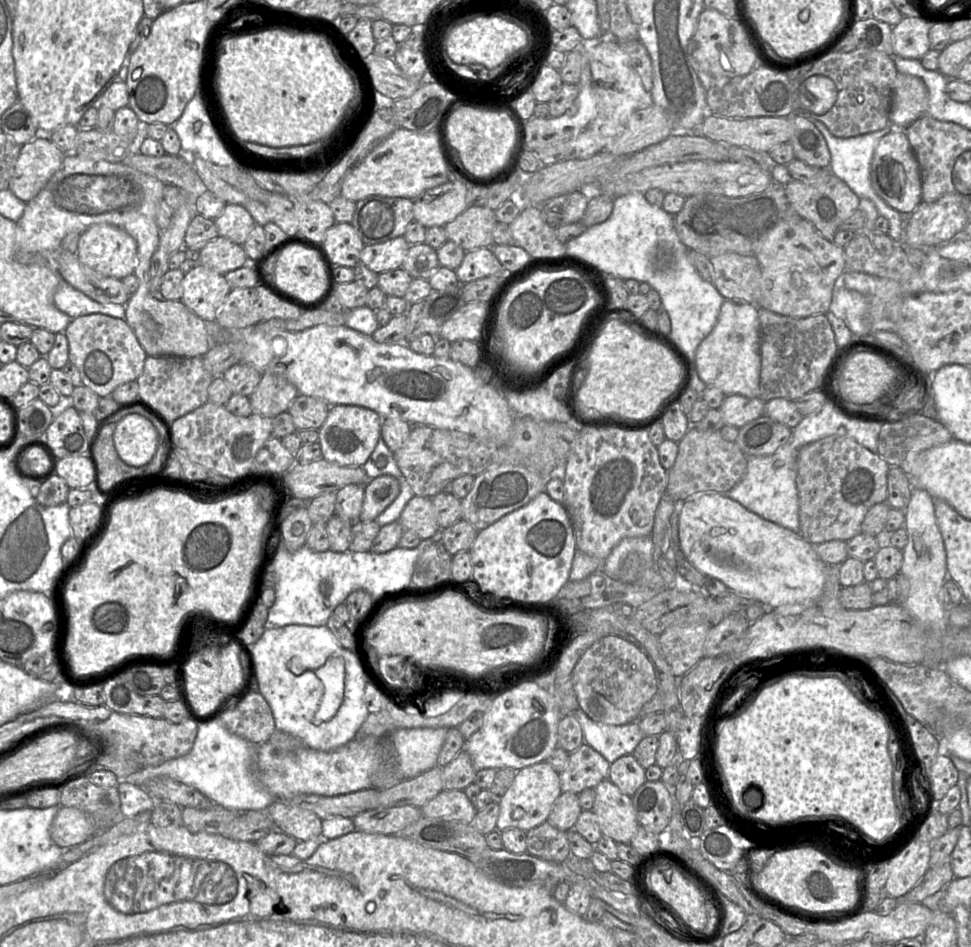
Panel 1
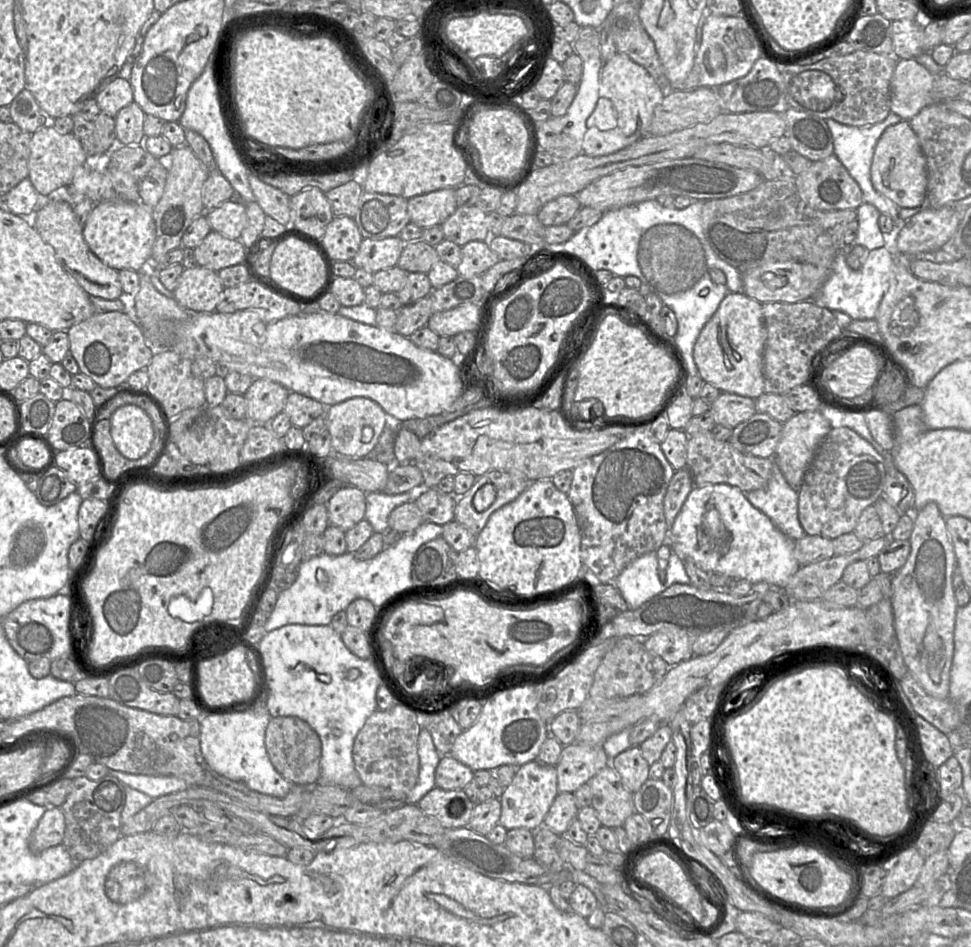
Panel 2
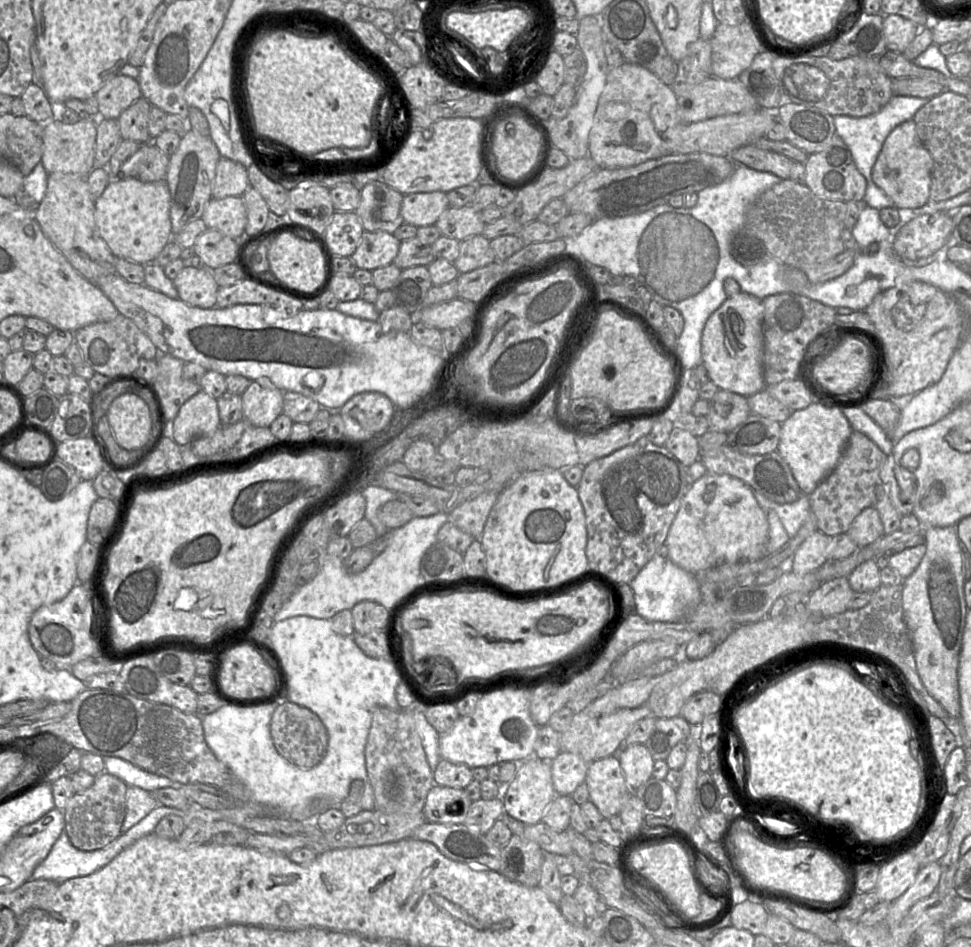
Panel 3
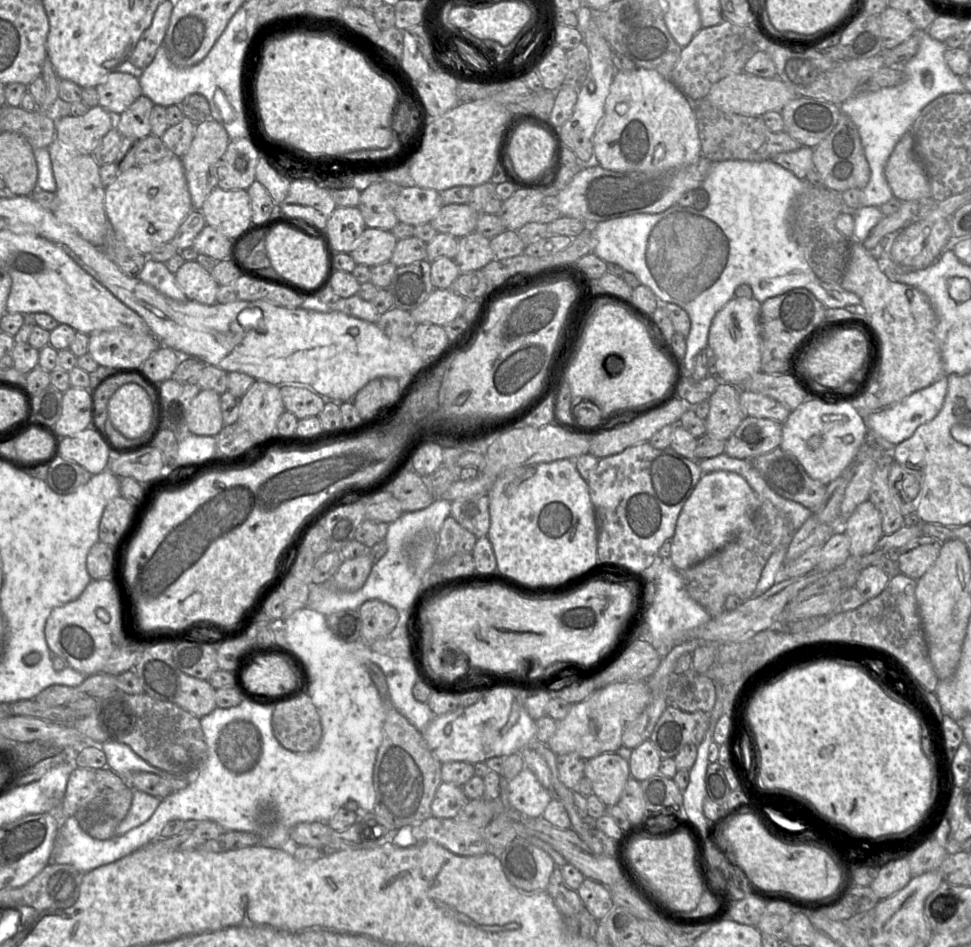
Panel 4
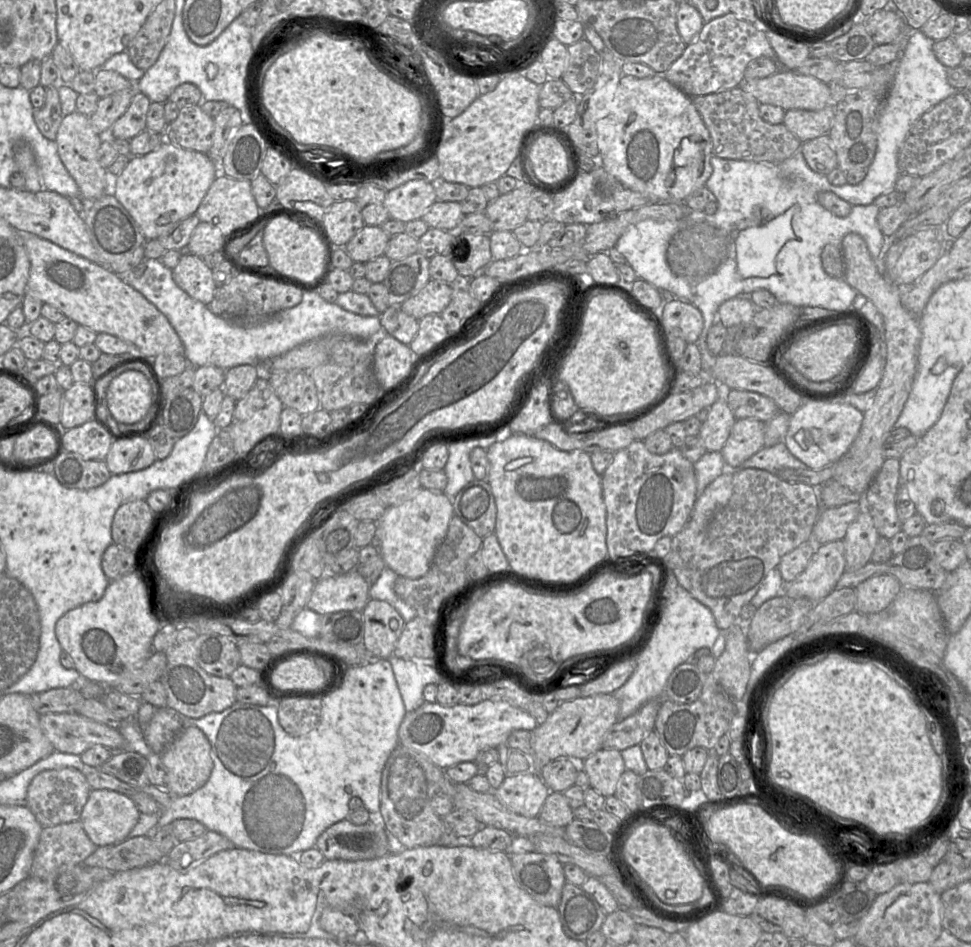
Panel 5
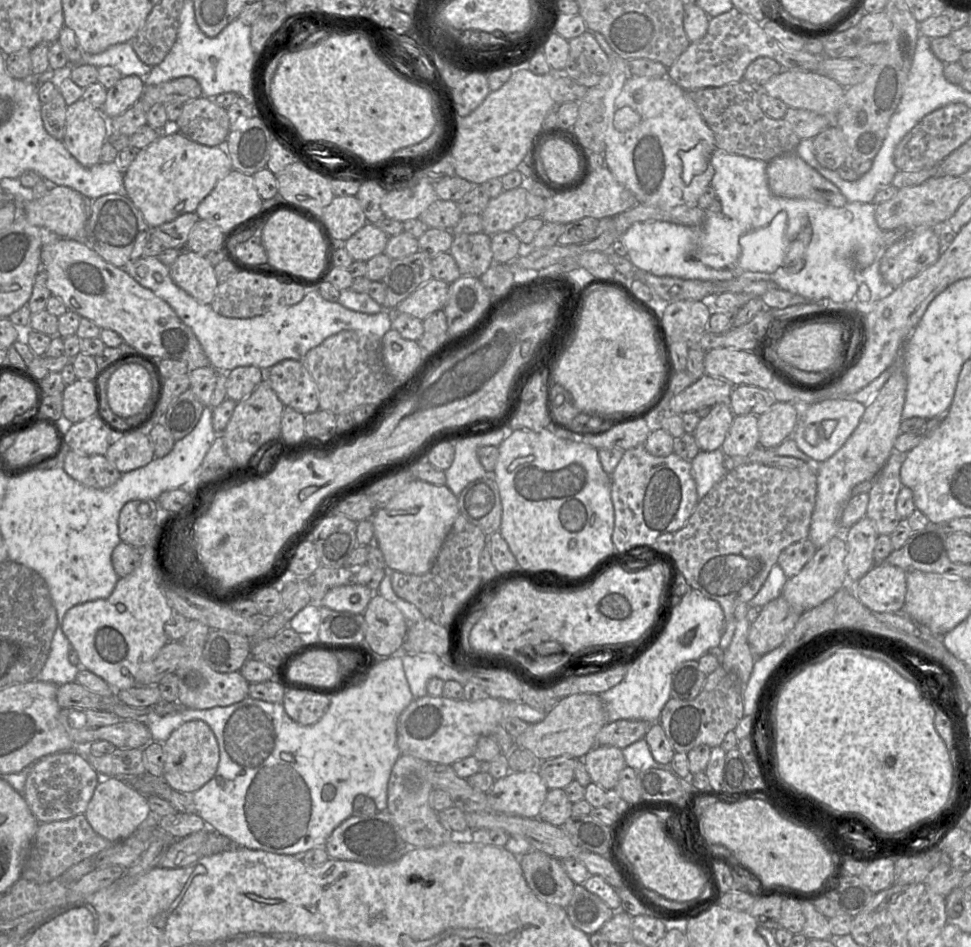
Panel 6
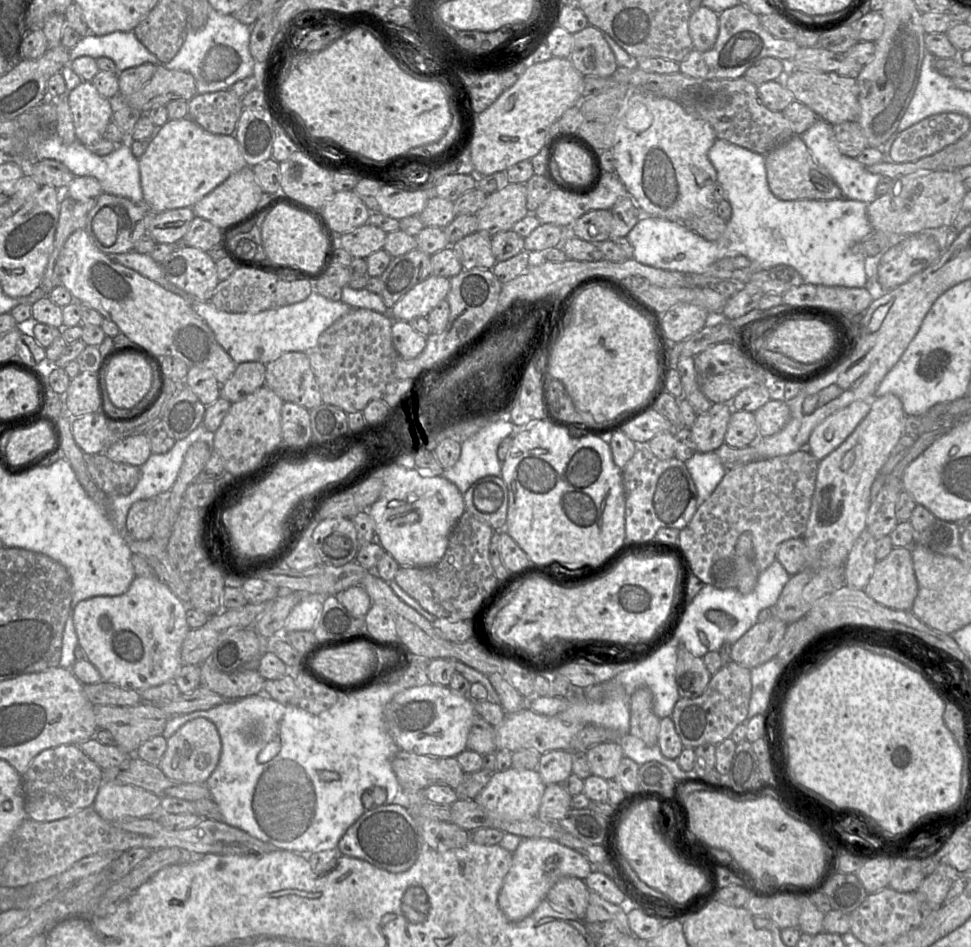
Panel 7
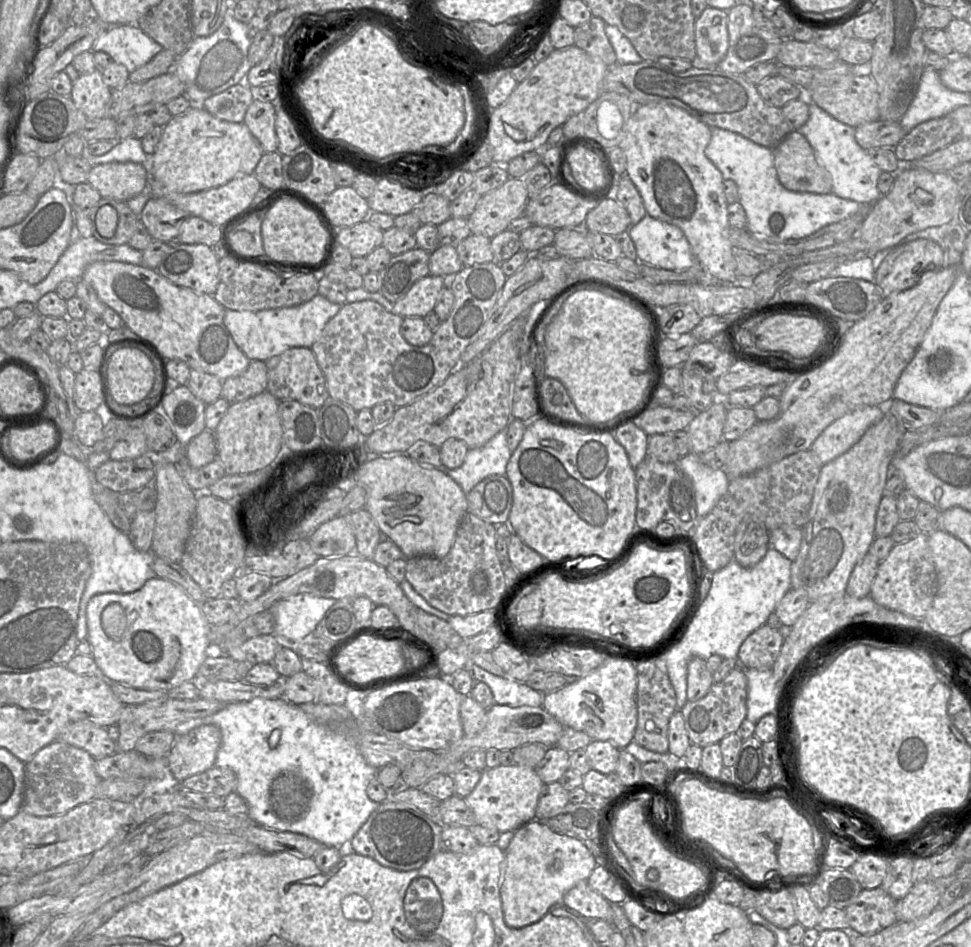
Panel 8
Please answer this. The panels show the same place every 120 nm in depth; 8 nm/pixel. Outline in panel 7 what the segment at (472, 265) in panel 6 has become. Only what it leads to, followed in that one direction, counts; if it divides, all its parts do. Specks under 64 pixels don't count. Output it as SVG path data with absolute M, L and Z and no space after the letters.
M476 231L449 246L452 247L464 270L492 269L496 259L491 250L491 237L488 233Z

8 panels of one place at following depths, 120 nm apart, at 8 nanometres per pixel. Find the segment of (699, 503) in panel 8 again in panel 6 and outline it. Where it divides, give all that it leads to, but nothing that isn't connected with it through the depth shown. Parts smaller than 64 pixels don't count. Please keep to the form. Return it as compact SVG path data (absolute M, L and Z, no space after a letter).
M721 449L711 452L700 450L690 463L698 499L705 497L728 472L727 459Z

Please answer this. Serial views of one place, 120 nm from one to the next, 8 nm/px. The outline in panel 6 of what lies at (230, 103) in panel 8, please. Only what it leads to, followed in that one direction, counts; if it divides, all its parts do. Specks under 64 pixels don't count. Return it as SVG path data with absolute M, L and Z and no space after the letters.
M201 96L183 105L181 115L170 130L176 130L188 139L204 146L223 146L231 130L227 110L216 105L210 98Z

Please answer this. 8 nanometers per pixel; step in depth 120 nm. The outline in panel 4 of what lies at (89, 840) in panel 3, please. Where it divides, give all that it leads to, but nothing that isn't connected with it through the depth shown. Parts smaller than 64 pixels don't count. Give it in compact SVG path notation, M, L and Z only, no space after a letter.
M132 787L99 790L75 815L81 829L94 839L112 838L129 811L132 796Z

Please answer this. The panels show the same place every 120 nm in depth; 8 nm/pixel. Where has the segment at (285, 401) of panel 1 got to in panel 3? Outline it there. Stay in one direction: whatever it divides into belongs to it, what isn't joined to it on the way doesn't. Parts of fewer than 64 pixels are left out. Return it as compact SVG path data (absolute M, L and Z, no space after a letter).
M253 381L241 395L243 419L256 427L269 428L283 413L284 392L270 383Z

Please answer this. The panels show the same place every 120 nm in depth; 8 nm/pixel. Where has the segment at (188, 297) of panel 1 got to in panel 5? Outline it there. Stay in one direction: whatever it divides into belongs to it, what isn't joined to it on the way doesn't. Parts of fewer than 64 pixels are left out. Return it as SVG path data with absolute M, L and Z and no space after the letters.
M182 255L172 270L176 284L192 298L208 305L216 291L212 269L197 255Z

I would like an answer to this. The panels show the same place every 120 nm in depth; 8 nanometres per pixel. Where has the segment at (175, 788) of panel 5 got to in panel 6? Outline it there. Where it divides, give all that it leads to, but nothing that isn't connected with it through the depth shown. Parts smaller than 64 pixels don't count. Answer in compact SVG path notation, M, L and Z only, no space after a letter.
M193 720L174 730L163 743L163 779L175 791L194 793L210 781L218 768L219 746L210 726L202 720Z

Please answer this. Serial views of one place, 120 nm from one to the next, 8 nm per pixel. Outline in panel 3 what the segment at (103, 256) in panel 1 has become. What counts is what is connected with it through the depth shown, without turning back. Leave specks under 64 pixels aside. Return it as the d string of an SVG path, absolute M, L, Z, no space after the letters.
M138 177L112 180L95 201L98 233L116 257L142 265L153 263L172 239L170 203L165 179L156 182L142 182Z

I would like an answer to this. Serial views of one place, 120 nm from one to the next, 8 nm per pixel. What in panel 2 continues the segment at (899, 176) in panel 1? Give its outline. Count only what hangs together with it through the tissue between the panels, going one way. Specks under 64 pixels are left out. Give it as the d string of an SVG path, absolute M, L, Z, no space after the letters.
M901 120L882 133L874 149L870 175L875 190L900 208L915 208L926 204L926 159L909 121Z

